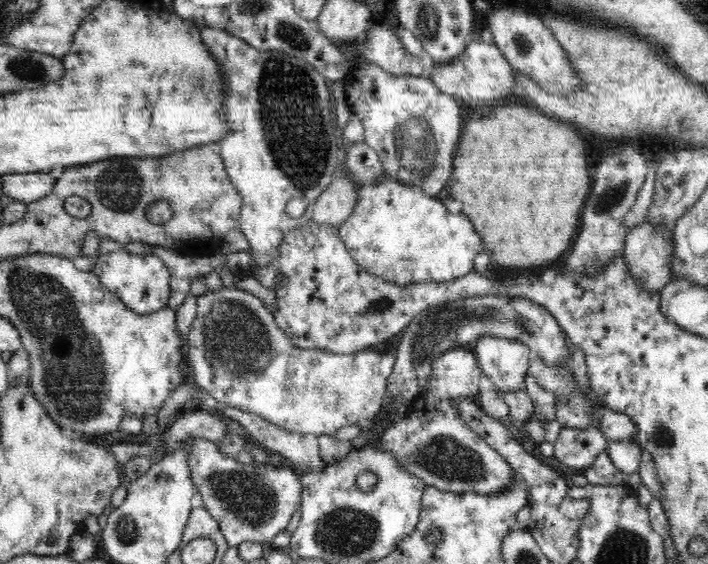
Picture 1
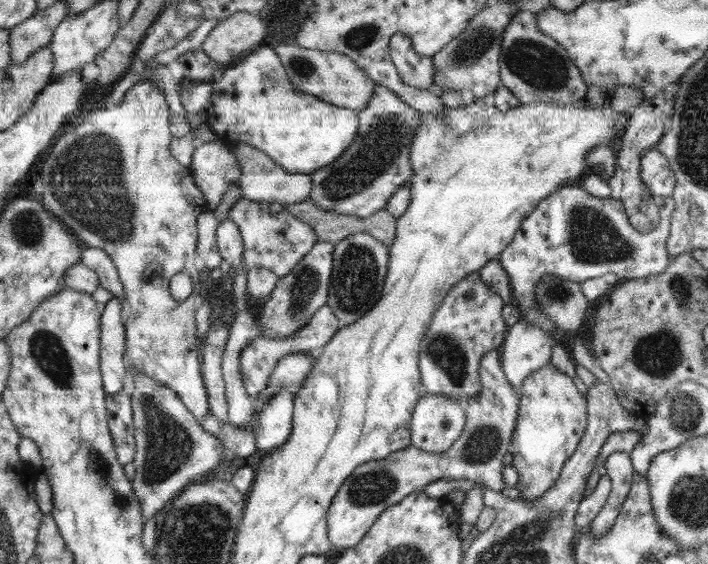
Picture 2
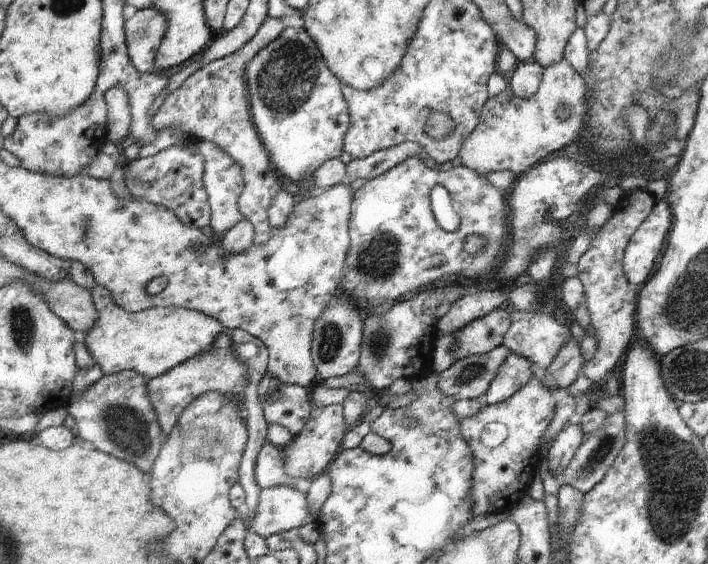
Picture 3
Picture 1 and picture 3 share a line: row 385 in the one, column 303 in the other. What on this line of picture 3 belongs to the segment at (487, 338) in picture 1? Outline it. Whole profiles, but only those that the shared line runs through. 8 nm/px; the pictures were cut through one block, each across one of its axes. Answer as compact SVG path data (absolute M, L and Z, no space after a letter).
M274 486L261 489L254 518L249 520L247 527L266 538L299 529L309 517L305 494L294 486Z

